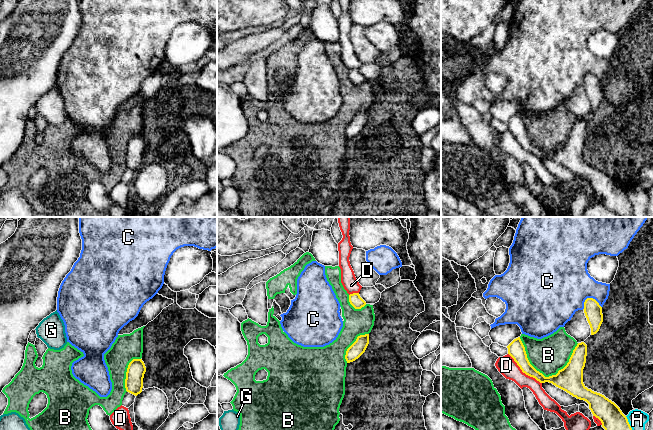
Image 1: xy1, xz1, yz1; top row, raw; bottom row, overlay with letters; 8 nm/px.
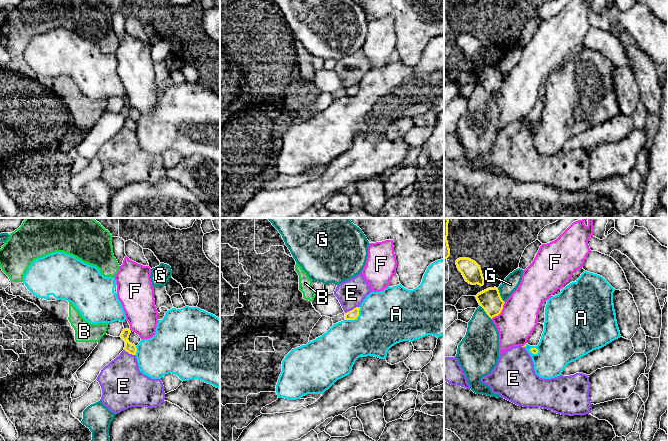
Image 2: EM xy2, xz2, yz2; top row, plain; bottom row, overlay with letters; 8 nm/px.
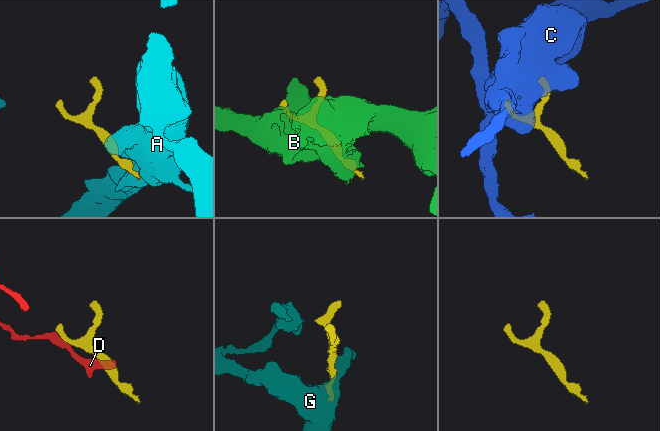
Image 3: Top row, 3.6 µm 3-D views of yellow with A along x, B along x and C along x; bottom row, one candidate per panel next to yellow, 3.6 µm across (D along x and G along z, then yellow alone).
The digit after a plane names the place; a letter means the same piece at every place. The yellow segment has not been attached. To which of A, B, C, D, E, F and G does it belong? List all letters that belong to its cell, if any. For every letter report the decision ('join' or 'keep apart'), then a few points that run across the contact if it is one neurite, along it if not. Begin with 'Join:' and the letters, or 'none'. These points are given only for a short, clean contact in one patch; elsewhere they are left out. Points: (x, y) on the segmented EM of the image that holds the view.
Join: E
A: keep apart
B: keep apart
C: keep apart
D: keep apart
E: join; line xz2 (353, 314), (353, 309), (351, 293)
F: keep apart
G: keep apart; line yz2 (497, 288), (504, 302)

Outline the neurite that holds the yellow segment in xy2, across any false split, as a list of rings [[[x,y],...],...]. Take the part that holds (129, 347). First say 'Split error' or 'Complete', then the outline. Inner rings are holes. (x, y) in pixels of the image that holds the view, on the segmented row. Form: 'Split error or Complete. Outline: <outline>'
Split error. Outline: [[[123,329],[120,337],[125,341],[124,350],[96,379],[102,389],[100,400],[115,414],[131,407],[154,408],[165,400],[161,379],[152,379],[139,370],[137,348],[128,340],[130,333]]]

